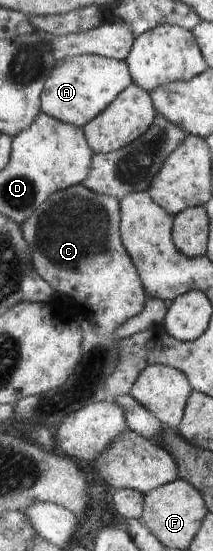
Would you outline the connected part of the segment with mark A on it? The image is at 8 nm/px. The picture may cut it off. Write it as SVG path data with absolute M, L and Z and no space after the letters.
M101 55L65 57L54 68L42 94L43 112L60 121L85 128L103 114L134 83L128 62Z

